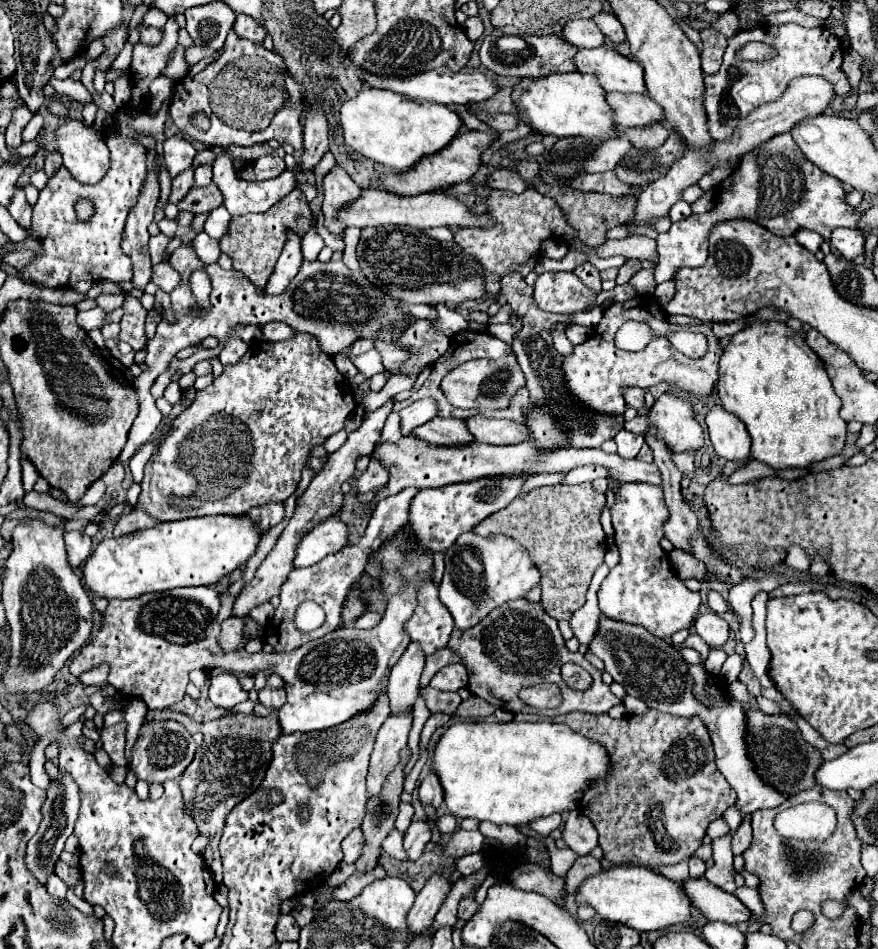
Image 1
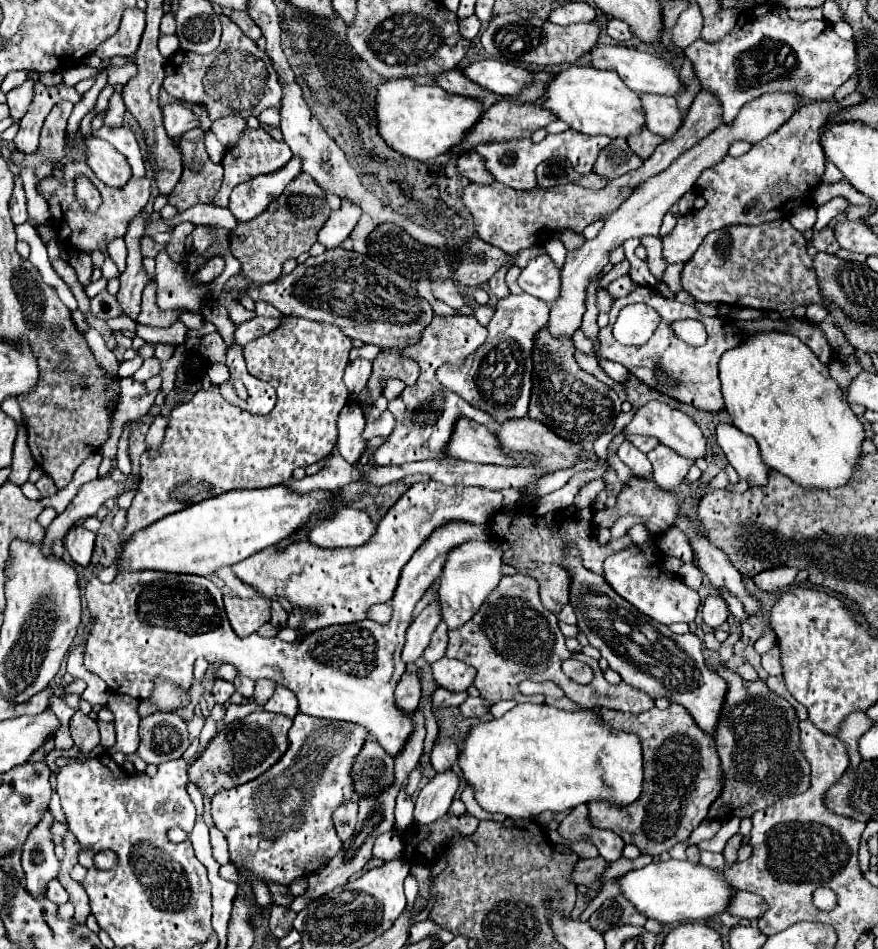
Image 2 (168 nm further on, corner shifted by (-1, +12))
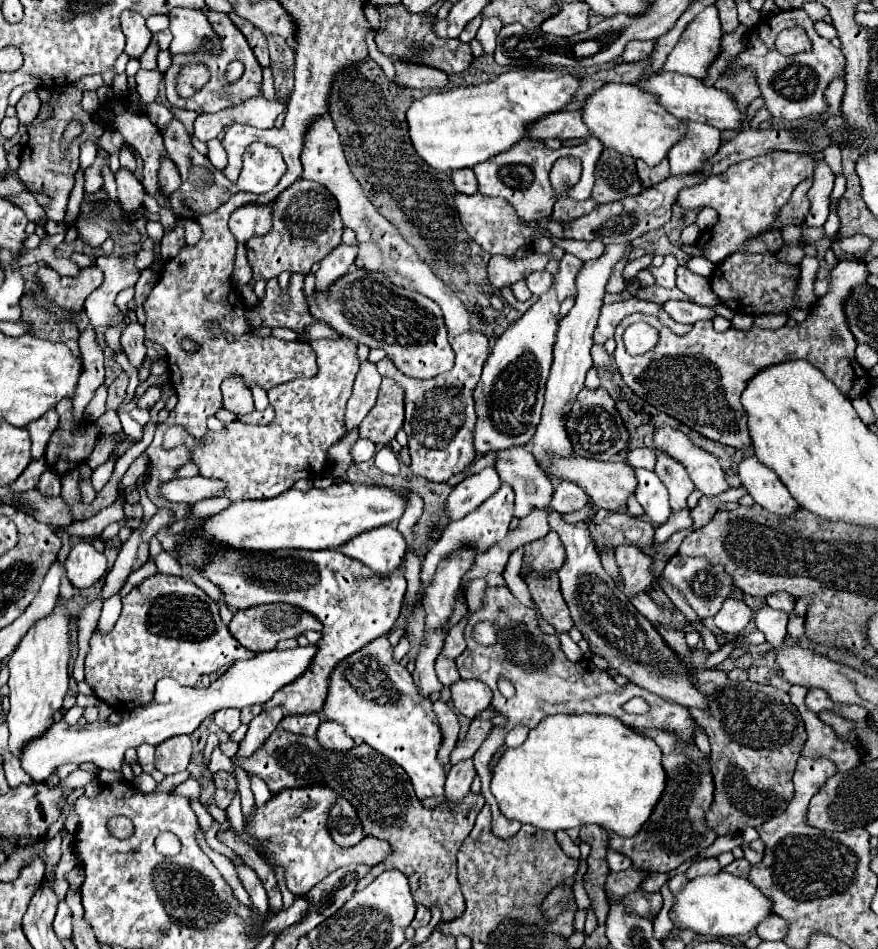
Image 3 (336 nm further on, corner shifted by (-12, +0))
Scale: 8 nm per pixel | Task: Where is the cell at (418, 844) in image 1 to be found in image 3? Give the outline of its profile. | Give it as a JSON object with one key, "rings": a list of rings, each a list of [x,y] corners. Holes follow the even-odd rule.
{"rings":[[[472,758],[462,760],[460,764],[454,764],[446,778],[446,798],[452,802],[460,802],[466,794],[470,794],[470,784],[476,776]]]}

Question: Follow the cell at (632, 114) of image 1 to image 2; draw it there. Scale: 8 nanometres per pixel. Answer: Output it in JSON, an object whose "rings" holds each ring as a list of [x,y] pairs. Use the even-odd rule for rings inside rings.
{"rings":[[[639,94],[639,96],[645,108],[645,126],[663,138],[671,138],[673,132],[683,122],[683,114],[679,112],[675,98],[661,94]]]}

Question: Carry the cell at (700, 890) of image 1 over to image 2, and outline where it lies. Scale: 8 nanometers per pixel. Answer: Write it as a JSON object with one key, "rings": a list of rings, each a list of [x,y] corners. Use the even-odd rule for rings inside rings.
{"rings":[[[733,890],[733,900],[729,900],[729,908],[727,908],[729,914],[739,916],[739,918],[749,918],[749,920],[759,918],[765,910],[767,910],[765,900],[745,890]]]}

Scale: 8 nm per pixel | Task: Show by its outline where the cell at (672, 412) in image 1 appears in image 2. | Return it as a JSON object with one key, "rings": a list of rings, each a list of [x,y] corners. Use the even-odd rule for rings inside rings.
{"rings":[[[651,400],[647,402],[645,406],[641,406],[633,420],[627,424],[627,428],[623,430],[625,434],[641,434],[641,436],[653,436],[657,438],[661,444],[669,446],[671,450],[675,450],[677,454],[681,456],[687,456],[691,460],[697,460],[701,456],[705,456],[705,436],[703,432],[699,430],[697,422],[685,414],[683,410],[677,410],[677,408],[671,408],[669,404],[661,402],[661,400]]]}

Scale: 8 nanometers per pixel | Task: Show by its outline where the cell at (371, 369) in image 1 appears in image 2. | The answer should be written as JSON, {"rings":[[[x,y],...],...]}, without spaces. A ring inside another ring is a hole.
{"rings":[[[357,358],[357,360],[349,362],[349,366],[345,368],[345,378],[343,380],[349,388],[351,400],[357,400],[357,394],[365,388],[369,376],[371,376],[371,362],[369,360]]]}

